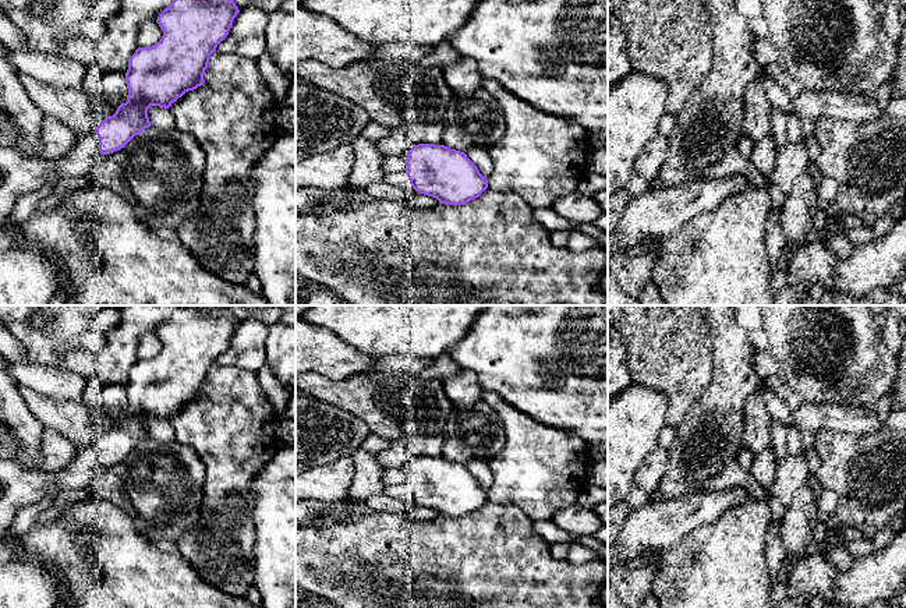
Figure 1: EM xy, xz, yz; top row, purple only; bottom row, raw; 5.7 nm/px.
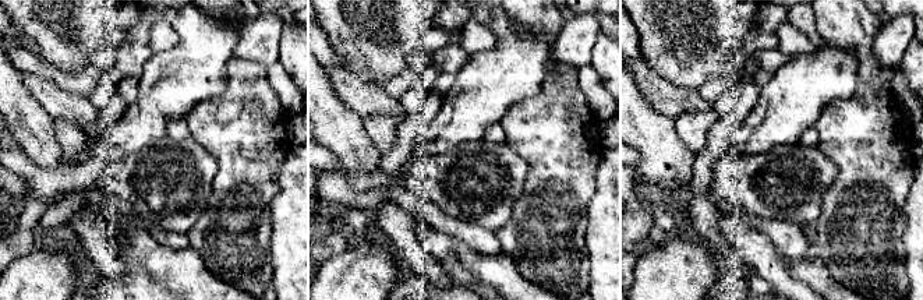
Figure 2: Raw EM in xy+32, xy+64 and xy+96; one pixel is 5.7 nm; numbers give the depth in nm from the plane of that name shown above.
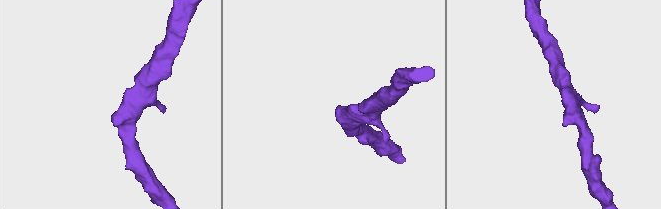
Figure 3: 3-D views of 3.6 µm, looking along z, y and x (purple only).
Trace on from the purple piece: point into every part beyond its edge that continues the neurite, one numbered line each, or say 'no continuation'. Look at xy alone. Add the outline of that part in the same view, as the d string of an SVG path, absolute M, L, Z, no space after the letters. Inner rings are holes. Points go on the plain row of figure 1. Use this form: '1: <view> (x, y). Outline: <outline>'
1: xy (22, 487). Outline: M95 443L78 450L77 457L67 467L52 473L26 470L15 460L0 459L0 482L4 487L0 495L0 541L7 535L18 509L35 505L47 495L88 489L100 469Z

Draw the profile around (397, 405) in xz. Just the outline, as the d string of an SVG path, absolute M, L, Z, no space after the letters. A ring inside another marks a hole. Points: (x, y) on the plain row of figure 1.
M367 371L341 381L332 381L316 372L295 377L298 392L333 404L358 417L371 434L387 441L440 435L454 404L446 396L443 383L422 374Z

